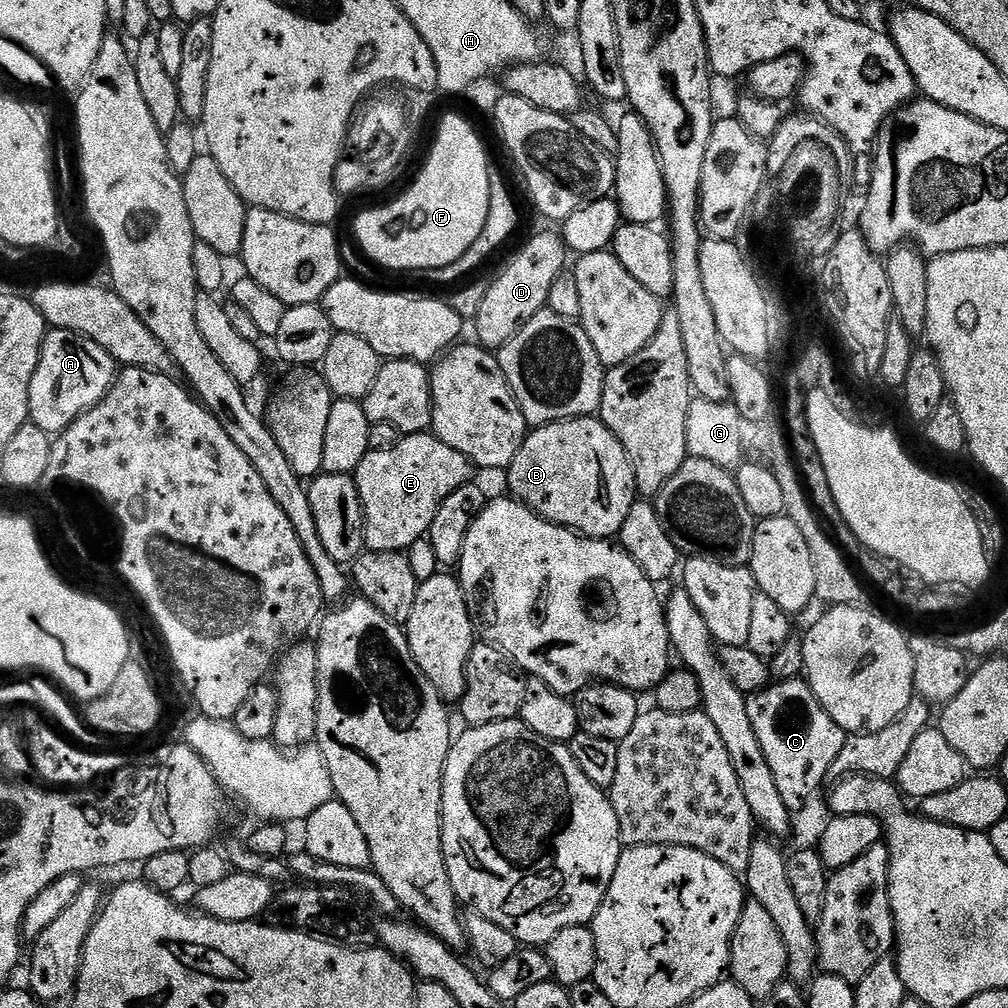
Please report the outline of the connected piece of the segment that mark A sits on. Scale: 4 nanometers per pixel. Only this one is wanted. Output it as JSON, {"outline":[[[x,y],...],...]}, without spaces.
{"outline":[[[61,328],[45,331],[38,370],[34,370],[34,378],[30,382],[28,414],[31,423],[36,424],[41,430],[49,434],[64,432],[79,416],[92,409],[112,388],[117,371],[116,359],[110,354],[106,354],[106,350],[102,350],[102,346],[98,346],[98,342]]]}

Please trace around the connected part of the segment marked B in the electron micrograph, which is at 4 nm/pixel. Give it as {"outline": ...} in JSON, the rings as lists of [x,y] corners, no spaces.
{"outline":[[[578,416],[575,420],[559,420],[533,427],[524,437],[518,454],[514,454],[514,462],[506,470],[506,476],[508,488],[512,491],[509,493],[521,500],[531,512],[536,512],[552,524],[561,524],[594,540],[619,537],[622,522],[626,522],[630,506],[634,506],[638,499],[634,470],[622,442],[614,438],[603,420],[591,416]]]}

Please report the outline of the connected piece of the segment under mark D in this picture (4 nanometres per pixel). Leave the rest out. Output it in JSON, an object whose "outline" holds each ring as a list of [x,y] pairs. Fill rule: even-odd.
{"outline":[[[540,232],[521,246],[520,253],[501,270],[500,277],[489,283],[486,298],[482,298],[482,306],[478,306],[474,327],[480,347],[499,350],[534,314],[548,307],[550,286],[566,268],[564,256],[564,242],[557,233],[555,236],[552,232]]]}

